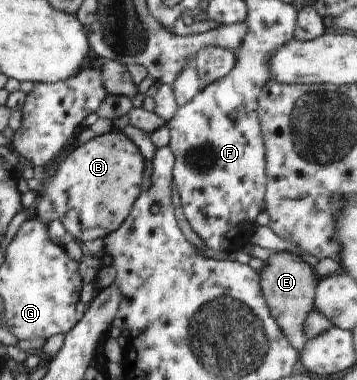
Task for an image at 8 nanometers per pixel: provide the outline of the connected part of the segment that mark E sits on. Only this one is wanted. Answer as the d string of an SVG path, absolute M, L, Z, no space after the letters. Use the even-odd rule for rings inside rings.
M282 251L282 253L271 253L258 275L260 275L260 289L272 317L292 347L298 352L302 351L309 340L304 333L304 323L308 315L316 310L314 299L318 278L314 275L314 268L302 257Z

